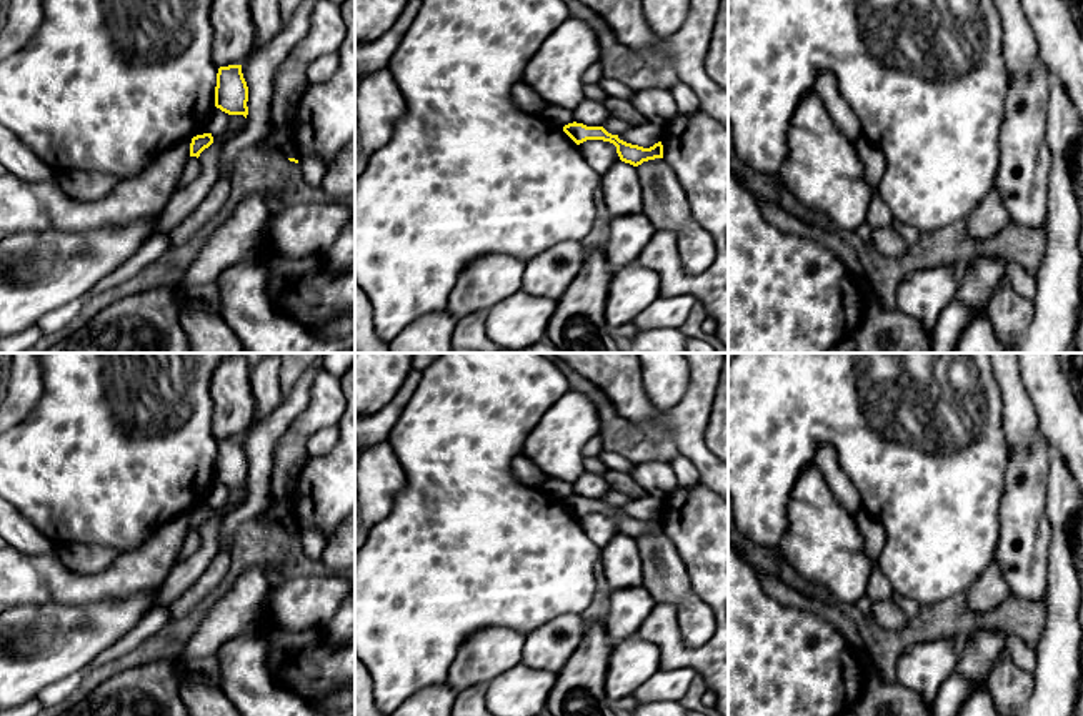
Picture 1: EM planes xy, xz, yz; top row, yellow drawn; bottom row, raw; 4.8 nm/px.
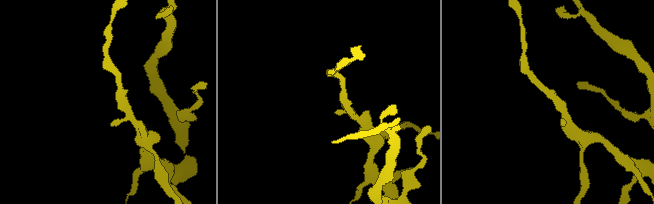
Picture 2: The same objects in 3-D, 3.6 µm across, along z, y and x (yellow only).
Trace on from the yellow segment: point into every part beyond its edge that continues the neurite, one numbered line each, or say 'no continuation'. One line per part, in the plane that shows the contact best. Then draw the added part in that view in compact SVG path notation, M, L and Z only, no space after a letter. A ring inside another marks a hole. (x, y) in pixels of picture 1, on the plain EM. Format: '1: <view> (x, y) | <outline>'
no continuation

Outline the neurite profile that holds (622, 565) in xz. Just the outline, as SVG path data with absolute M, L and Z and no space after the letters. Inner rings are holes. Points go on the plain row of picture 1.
M618 533L601 549L600 561L613 591L643 584L643 561L636 539Z

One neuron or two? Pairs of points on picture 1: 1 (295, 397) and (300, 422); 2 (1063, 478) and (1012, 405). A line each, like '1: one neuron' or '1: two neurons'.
1: two neurons
2: two neurons

